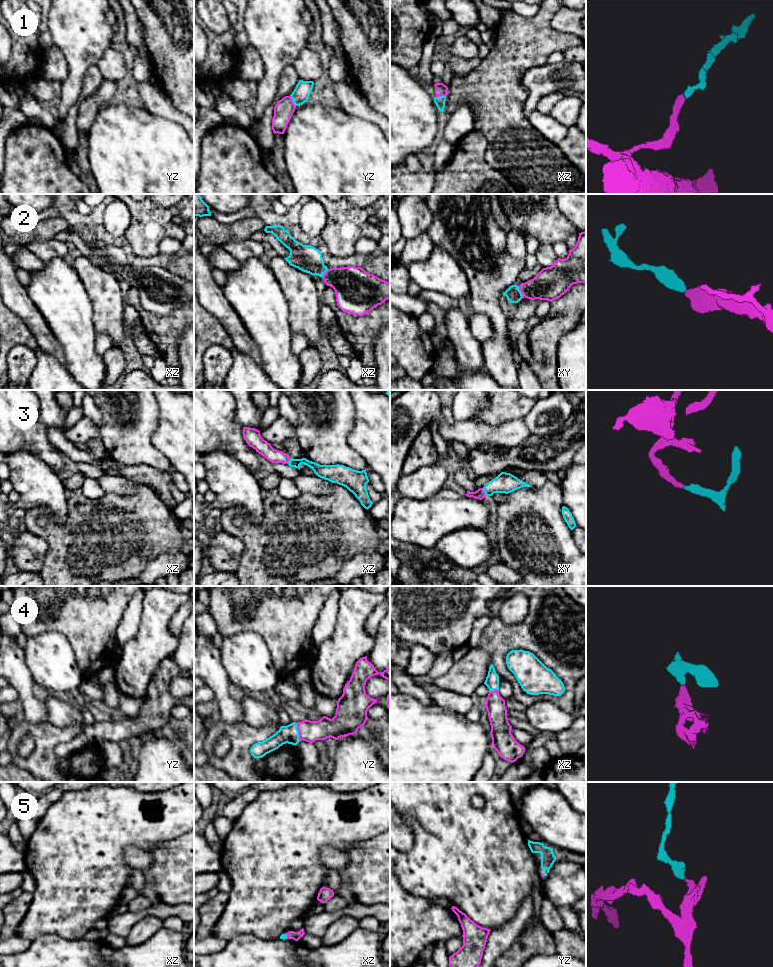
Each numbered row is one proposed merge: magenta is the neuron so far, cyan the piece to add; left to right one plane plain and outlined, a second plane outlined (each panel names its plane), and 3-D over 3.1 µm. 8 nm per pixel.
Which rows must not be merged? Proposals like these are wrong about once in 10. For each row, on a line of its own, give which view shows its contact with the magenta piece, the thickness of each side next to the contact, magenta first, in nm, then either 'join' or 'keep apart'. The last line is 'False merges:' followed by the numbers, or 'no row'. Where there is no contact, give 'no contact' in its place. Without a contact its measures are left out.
1: yz | 160/140 nm | join
2: xy | 260/120 nm | join
3: xy | 80/160 nm | join
4: yz | 170/150 nm | join
5: xz | 70/50 nm | join
False merges: no row

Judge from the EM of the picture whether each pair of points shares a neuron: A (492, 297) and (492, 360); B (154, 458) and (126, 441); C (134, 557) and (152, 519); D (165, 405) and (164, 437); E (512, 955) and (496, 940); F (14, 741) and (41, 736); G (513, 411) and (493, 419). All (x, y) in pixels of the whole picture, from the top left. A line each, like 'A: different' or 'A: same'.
A: same
B: same
C: same
D: same
E: different
F: same
G: same

